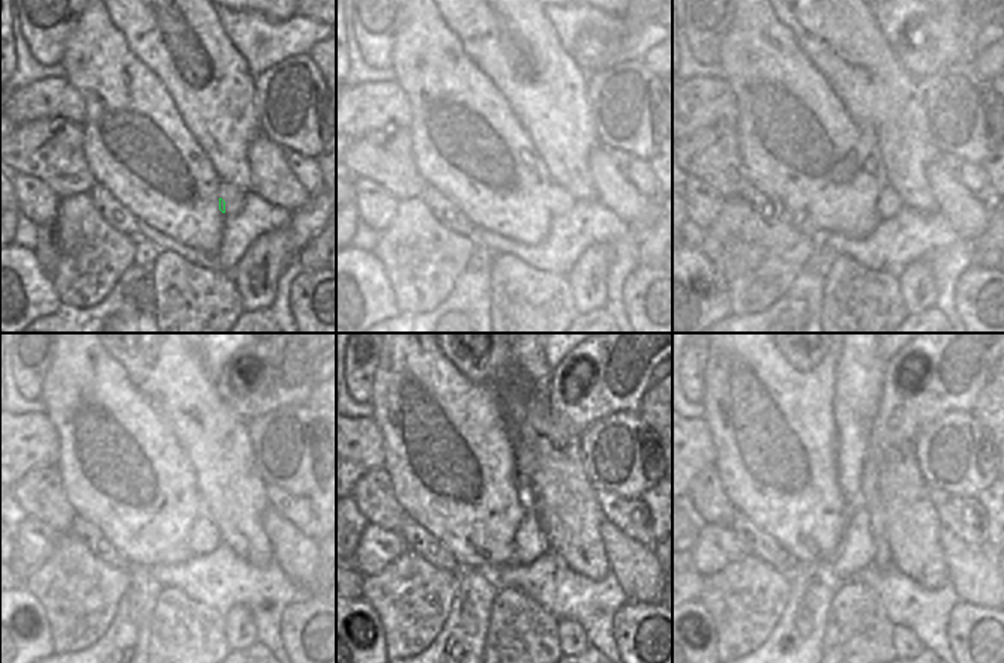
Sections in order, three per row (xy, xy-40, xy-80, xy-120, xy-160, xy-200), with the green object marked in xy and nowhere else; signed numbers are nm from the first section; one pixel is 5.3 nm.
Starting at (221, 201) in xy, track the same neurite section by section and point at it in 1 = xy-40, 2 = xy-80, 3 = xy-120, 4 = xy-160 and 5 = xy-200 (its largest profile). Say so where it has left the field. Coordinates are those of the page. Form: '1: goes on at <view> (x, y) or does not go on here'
1: goes on at xy-40 (553, 201)
2: goes on at xy-80 (887, 204)
3: goes on at xy-120 (204, 537)
4: goes on at xy-160 (530, 542)
5: goes on at xy-200 (857, 551)

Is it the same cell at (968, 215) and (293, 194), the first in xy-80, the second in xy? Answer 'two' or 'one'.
one

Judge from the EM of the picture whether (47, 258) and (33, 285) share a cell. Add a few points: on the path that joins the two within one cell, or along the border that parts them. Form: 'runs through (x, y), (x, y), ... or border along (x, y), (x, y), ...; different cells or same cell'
border along (33, 252), (50, 275); different cells

